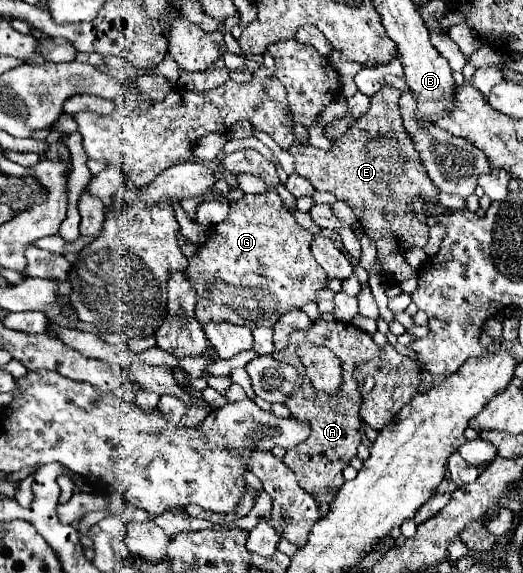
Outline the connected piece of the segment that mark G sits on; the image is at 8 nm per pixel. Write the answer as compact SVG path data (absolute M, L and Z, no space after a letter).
M273 188L265 194L245 194L243 200L233 202L231 214L211 228L207 242L197 248L185 272L199 292L195 316L201 326L209 322L227 322L237 326L247 324L251 330L255 326L273 326L285 312L301 308L305 302L317 302L315 292L325 288L327 280L325 270L313 260L313 254L309 252L309 232L295 222Z

